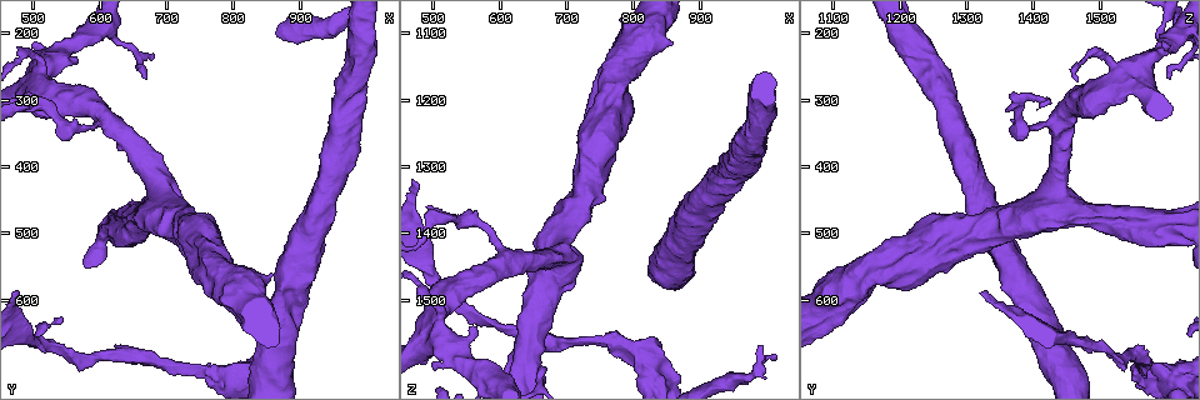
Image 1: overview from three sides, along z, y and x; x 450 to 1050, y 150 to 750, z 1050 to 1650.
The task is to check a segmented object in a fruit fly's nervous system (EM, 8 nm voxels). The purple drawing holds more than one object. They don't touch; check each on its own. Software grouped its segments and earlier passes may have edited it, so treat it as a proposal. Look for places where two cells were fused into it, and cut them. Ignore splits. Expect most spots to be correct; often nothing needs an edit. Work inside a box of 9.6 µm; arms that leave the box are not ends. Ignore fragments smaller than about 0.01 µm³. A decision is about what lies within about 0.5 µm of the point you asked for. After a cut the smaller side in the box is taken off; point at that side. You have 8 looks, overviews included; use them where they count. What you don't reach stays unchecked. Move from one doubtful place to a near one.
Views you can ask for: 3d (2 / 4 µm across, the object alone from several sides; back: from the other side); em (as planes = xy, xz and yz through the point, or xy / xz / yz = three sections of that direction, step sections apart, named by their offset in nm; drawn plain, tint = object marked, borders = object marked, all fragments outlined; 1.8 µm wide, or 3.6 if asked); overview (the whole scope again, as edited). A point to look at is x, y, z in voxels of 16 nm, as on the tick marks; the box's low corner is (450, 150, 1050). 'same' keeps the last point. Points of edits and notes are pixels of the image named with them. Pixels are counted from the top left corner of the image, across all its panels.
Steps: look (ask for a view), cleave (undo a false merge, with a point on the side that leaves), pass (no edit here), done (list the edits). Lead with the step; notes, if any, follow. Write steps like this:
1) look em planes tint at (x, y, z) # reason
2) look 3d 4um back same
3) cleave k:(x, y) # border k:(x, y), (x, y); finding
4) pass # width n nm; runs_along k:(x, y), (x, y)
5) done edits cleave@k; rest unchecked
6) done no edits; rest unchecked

look em planes tint at (610, 685, 1545) # thick turns thin

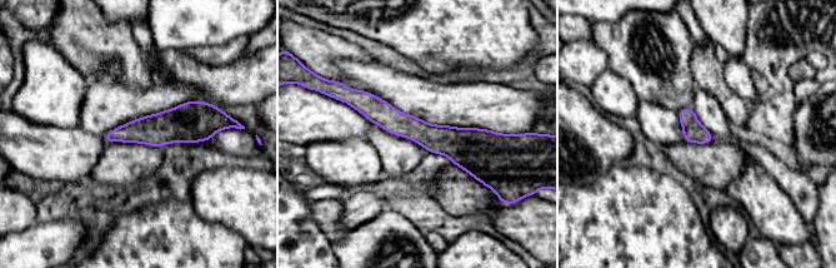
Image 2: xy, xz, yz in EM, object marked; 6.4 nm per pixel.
pass # width 140 nm; runs_along 2:(350, 100), (432, 138), (492, 138); all the same cell

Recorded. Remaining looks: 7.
look em planes plain at (505, 665, 1480) # calibre changes

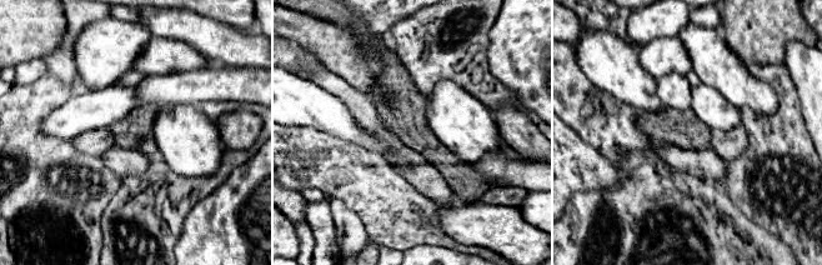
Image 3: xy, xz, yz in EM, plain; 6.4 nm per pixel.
look em planes tint same # where the object lies

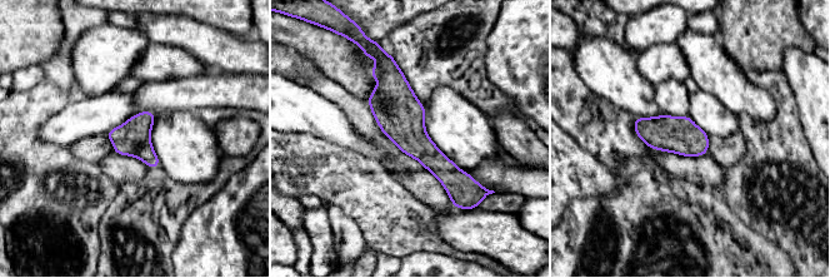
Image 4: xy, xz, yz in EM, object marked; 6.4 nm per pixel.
pass # width 220 nm; runs_along 4:(391, 65), (454, 198); all the same cell

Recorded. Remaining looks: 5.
look 3d 4um at (825, 710, 1610) # sudden change in width

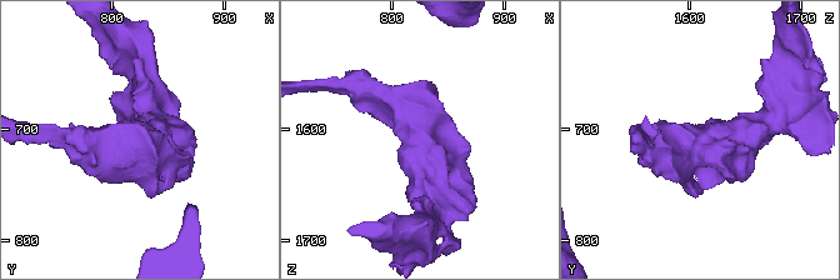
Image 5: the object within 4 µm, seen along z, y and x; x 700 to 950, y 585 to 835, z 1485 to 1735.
look em 3.6um planes plain at (826, 714, 1610) # arms 4

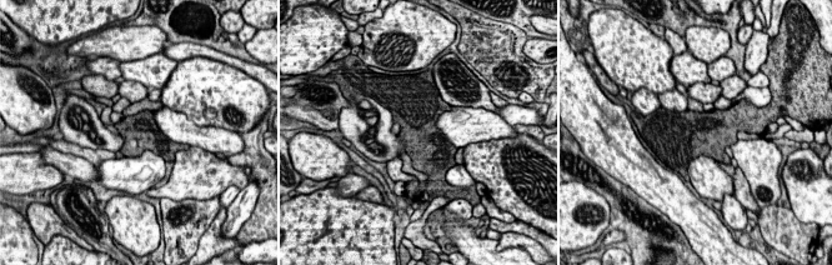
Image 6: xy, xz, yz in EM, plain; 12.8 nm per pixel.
look em 3.6um planes tint same # where the object lies

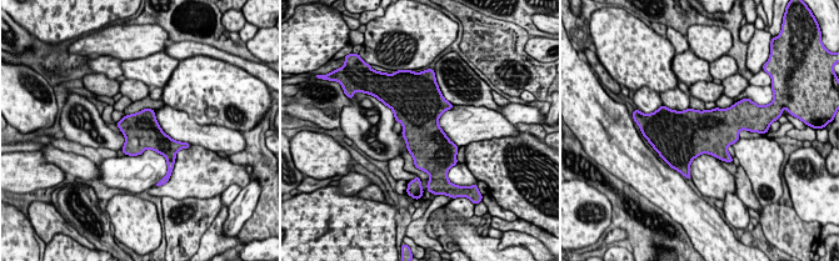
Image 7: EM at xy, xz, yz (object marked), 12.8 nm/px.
pass # width 460 nm; all the same cell

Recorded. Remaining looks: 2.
look em planes plain at (505, 265, 1525) # looks like a crossing

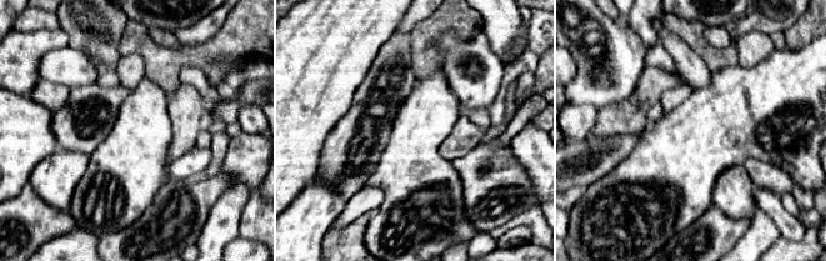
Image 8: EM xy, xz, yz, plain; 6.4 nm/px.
look em planes borders same # see the neighbours

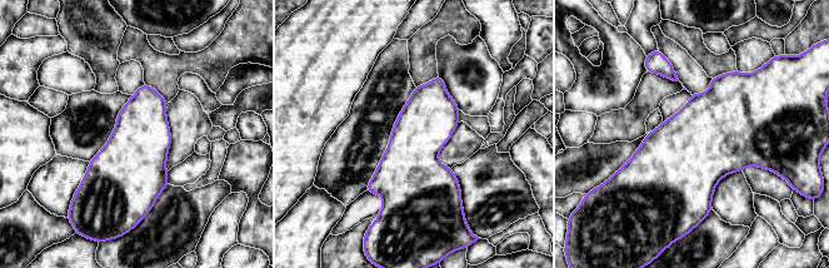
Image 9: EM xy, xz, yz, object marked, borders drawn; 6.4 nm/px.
pass # all the same cell

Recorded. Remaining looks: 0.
done no edits; rest unchecked

